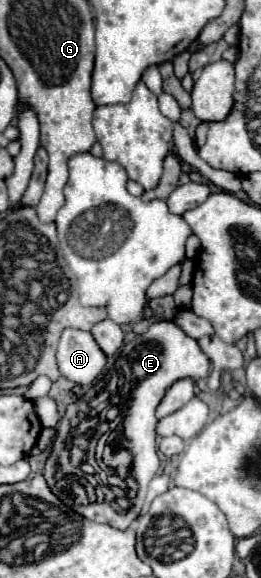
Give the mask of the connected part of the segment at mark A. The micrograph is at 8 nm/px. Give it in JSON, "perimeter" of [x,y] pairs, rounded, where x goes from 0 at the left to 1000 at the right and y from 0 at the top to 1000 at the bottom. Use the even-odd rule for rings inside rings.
{"perimeter":[[[257,569],[218,604],[218,631],[234,649],[295,666],[352,666],[387,649],[410,614],[387,607],[341,573]]]}

